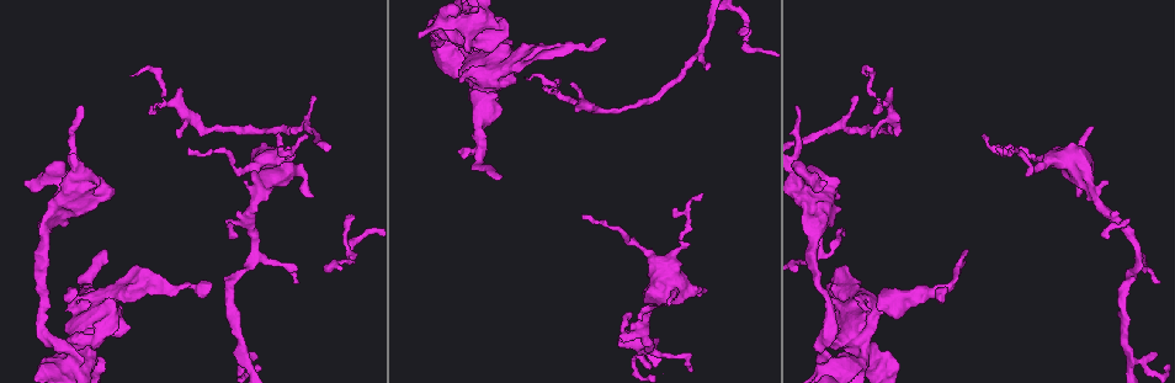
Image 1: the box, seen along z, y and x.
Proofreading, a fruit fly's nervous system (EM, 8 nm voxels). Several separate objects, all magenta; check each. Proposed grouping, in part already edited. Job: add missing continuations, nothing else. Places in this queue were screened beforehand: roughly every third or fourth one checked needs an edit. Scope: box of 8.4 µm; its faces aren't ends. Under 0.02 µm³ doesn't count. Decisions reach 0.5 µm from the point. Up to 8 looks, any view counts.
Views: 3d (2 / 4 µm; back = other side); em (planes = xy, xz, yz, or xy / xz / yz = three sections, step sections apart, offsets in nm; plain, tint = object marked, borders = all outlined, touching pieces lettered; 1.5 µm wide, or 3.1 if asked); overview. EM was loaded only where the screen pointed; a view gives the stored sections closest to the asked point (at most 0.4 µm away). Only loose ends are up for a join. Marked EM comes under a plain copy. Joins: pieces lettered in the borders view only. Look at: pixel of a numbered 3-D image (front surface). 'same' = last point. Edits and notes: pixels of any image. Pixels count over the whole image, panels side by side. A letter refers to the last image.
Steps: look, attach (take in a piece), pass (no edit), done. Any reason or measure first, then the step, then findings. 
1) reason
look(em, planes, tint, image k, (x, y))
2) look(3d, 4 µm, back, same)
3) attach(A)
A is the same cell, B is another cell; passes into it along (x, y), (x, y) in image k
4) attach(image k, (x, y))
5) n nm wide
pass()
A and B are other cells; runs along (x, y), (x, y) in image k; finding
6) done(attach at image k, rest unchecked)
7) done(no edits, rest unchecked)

thin end
look(em, xy, step 4, borders, image 1, (995, 149))

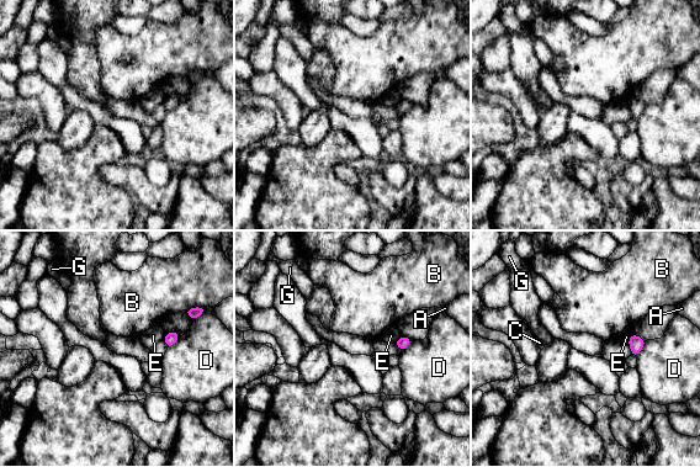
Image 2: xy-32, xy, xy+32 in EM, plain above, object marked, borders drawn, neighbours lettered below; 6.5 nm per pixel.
pass()
A, B, C, D, E and G are other cells; border along (189, 308), (184, 309) in image 2; no lettered piece goes on from it

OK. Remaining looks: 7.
tapers out
look(3d, 2 µm, image 1, (855, 95))

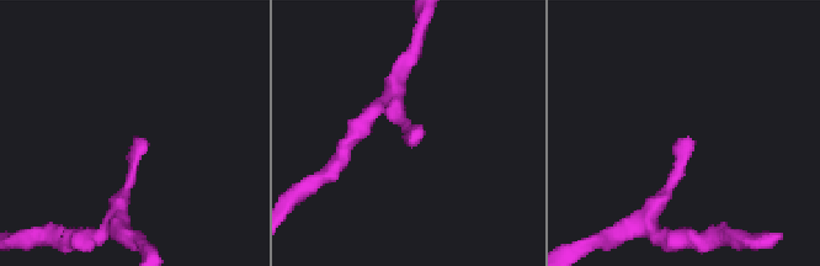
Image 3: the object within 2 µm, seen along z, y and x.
now the EM
look(em, xy, step 4, borders, image 3, (413, 128))

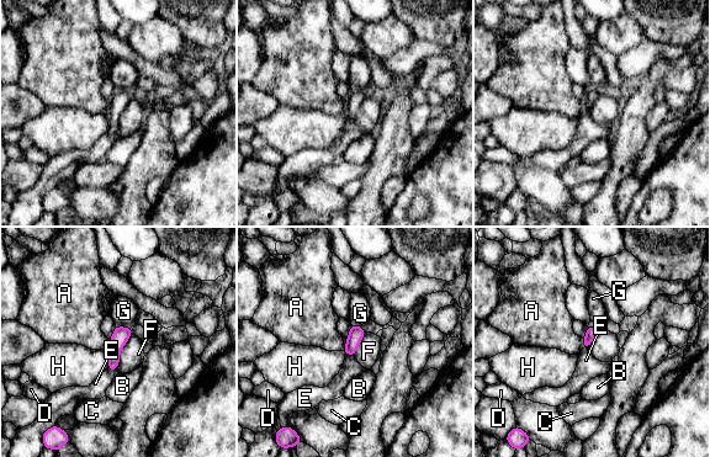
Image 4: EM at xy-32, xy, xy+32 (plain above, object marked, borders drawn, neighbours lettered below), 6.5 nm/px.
pass()
A, B, C, D, E, F, G and H are other cells; border along (132, 333), (120, 354), (117, 366) in image 4; none of them fits

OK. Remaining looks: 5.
thin end
look(em, planes, borders, image 1, (497, 178))

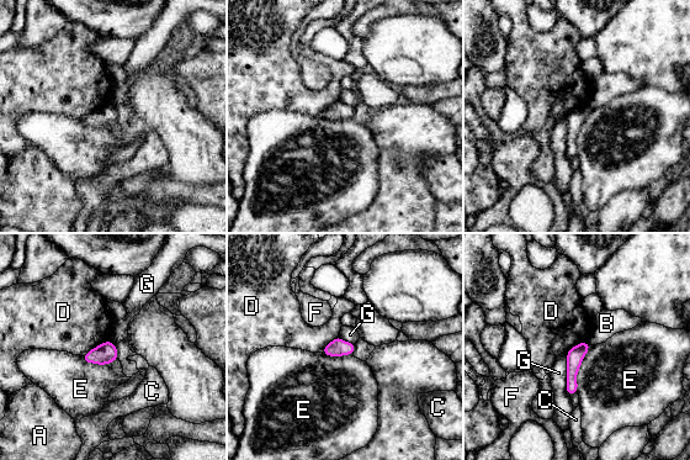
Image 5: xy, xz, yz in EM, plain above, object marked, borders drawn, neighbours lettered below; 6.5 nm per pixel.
110 nm wide
pass()
A, B, C, D, E, F and G are other cells; border along (590, 345), (577, 374), (577, 391) in image 5; none of them fits

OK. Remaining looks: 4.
done(no edits, rest unchecked)

